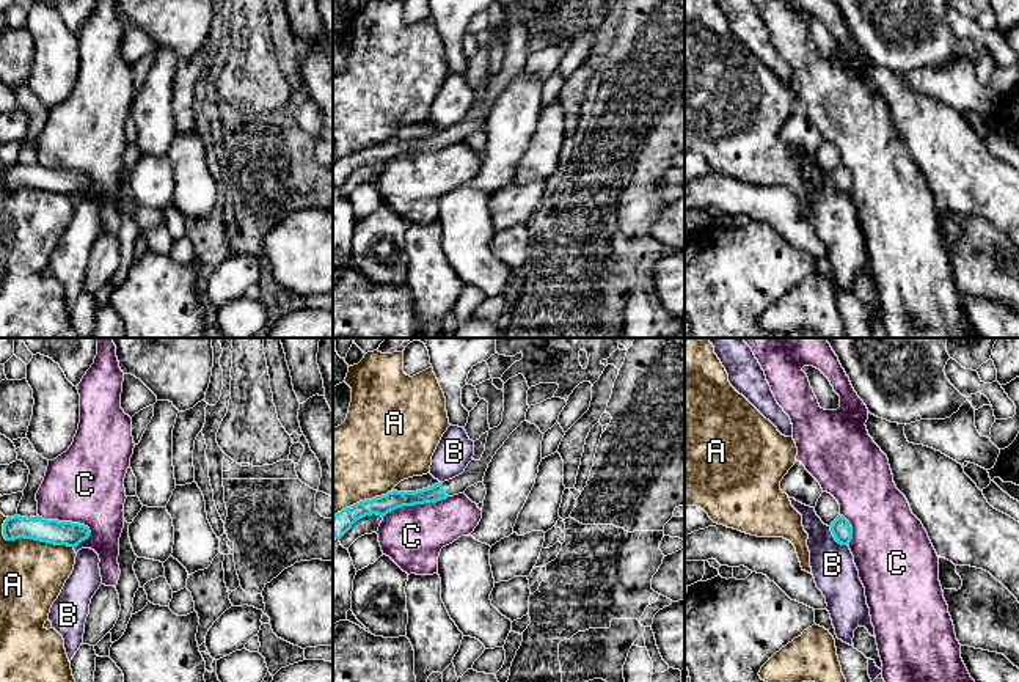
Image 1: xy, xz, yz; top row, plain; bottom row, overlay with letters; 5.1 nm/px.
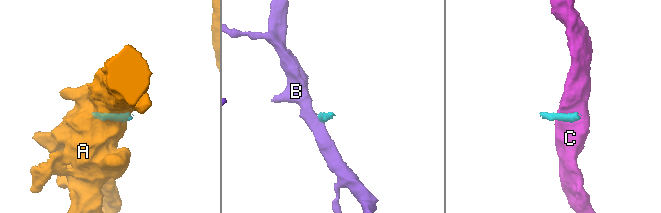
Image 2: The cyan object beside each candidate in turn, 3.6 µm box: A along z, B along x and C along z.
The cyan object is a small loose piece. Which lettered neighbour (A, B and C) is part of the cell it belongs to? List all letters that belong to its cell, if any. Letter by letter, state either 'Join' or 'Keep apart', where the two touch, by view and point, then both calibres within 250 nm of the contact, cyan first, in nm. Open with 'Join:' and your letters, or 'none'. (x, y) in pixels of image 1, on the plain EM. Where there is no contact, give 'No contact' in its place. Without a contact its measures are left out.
Join: none
A: Keep apart. Touches cyan at xy (32, 186). Thickness 130 nm (cyan) against 340 nm
B: Keep apart. Touches cyan at yz (836, 187). Thickness 100 nm (cyan) against 220 nm
C: Keep apart. Touches cyan at xy (66, 170). Thickness 130 nm (cyan) against 400 nm

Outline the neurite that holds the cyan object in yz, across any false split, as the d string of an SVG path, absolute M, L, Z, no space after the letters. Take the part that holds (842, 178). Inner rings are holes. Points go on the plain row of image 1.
M838 163L832 170L831 179L838 192L849 193L849 190L853 187L853 174L843 163Z

